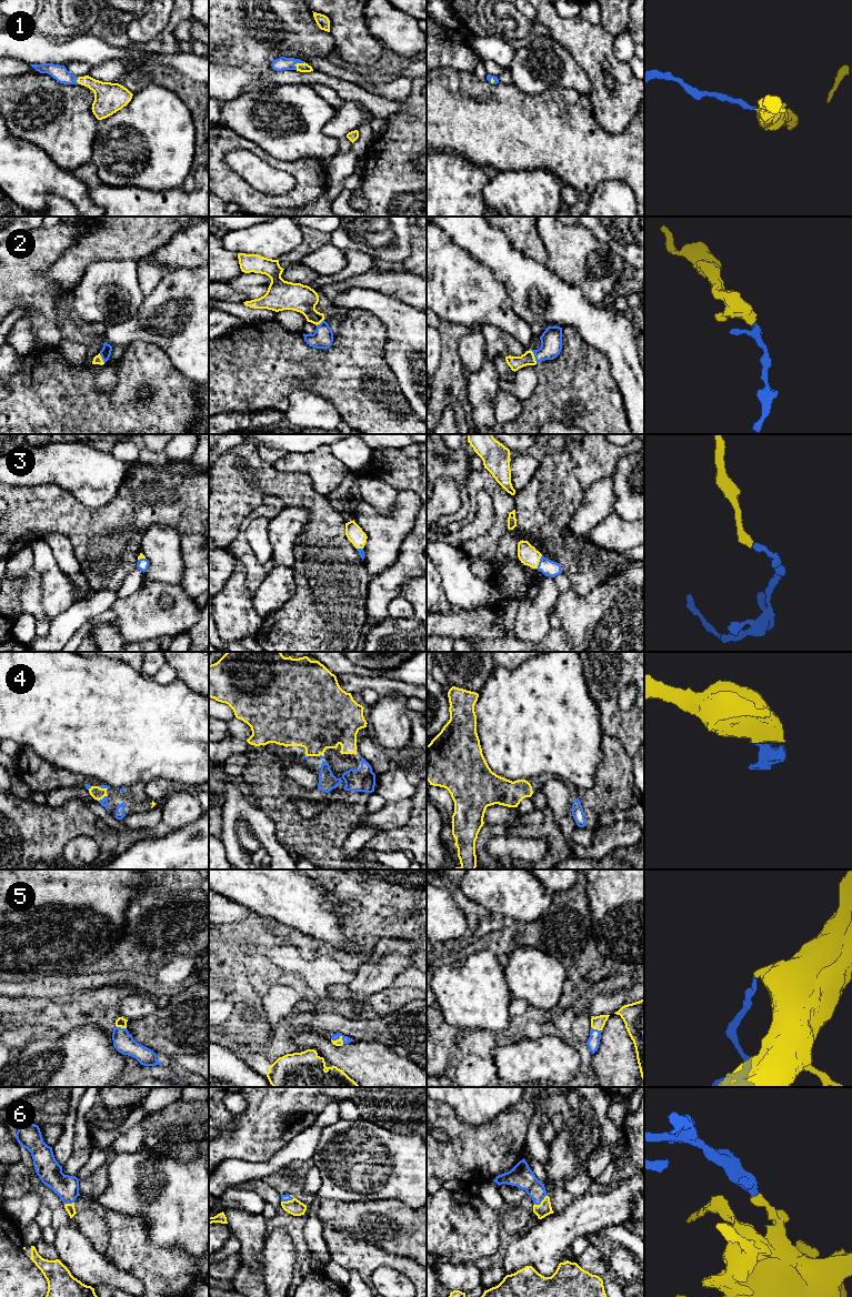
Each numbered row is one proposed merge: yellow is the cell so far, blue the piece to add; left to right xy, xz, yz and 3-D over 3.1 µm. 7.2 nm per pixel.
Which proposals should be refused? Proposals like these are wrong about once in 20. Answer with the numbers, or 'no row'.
no row

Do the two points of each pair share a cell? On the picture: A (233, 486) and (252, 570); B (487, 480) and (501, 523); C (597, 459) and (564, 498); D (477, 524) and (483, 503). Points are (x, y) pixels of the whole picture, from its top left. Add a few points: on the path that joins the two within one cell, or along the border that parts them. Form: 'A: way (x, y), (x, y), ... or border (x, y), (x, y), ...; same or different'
A: border (260, 505), (243, 519), (238, 534), (227, 545); different
B: way (495, 491), (501, 499), (501, 512); same
C: border (572, 455), (573, 474), (583, 489); different
D: way (482, 519), (483, 509); same

